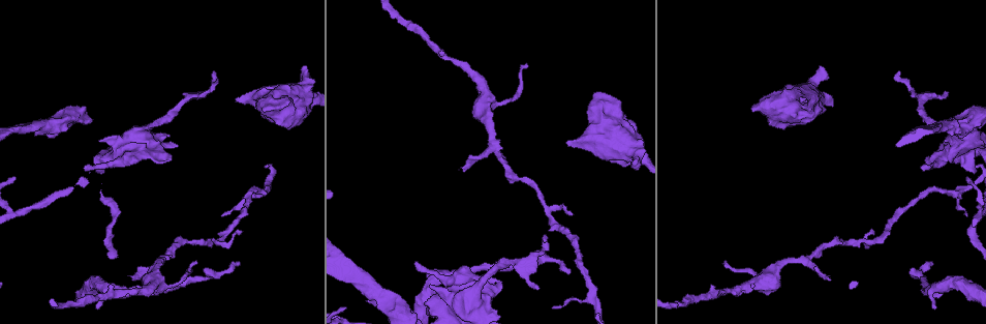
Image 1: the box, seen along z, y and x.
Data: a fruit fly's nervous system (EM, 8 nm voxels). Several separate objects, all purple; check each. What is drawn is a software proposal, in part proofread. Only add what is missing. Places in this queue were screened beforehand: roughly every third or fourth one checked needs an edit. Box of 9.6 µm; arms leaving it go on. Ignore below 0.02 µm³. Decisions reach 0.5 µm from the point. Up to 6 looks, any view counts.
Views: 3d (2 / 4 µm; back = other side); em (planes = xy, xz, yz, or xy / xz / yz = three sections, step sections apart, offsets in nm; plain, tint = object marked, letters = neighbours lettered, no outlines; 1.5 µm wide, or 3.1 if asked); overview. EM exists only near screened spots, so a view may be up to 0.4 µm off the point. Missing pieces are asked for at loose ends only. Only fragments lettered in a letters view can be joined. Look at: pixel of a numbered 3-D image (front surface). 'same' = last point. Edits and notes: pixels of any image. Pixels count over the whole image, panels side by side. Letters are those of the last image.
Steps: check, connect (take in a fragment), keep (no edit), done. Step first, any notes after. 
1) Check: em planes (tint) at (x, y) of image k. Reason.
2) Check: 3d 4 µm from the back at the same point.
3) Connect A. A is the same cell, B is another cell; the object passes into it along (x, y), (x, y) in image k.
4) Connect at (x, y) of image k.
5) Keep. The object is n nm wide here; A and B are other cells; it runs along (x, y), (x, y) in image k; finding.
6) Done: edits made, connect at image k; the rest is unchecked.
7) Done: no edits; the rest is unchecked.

Check: 3d 2 µm at (900, 73) of image 1. Free end.

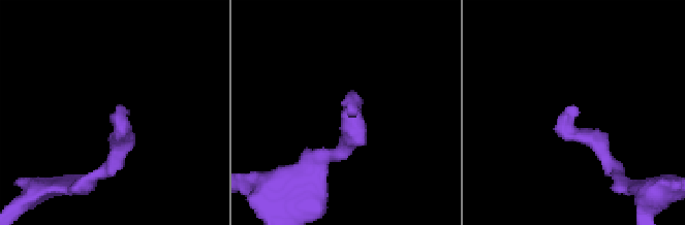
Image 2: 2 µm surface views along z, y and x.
Check: em planes (letters) at (576, 108) of image 2.

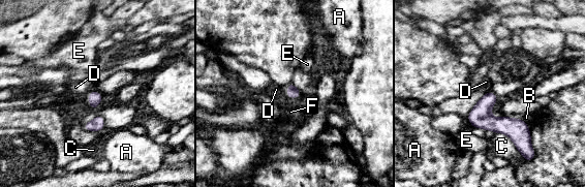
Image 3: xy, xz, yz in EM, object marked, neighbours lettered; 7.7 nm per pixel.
Keep. The object is 100 nm wide here; the longest contact is with C, 240 nm; A, B, C, D, E and F are other cells; none of them fits.

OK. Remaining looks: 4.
Check: em xy step 8 (tint) at (85, 169) of image 1. Tapers out.

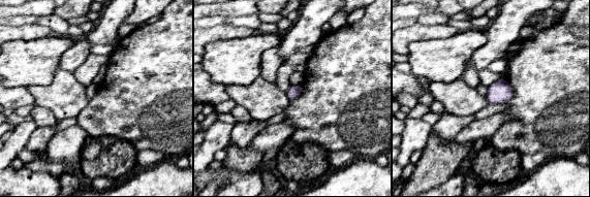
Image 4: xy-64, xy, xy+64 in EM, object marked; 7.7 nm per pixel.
Check: em planes (letters) at the same point. Cut it another way.

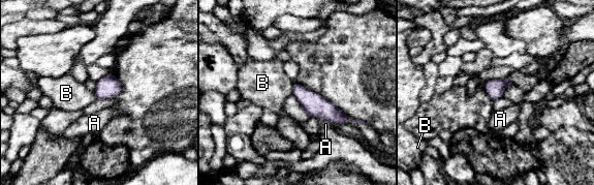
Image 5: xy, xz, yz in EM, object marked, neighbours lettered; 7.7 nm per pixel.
Keep. A and B are other cells; a border runs along (294, 82), (291, 94) in image 5; none of them fits.

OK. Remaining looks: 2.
Check: em planes (plain) at (570, 272) of image 1. Branch stops here.

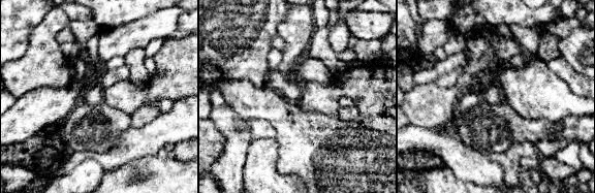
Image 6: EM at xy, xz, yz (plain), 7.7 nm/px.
Check: em planes (letters) at the same point.

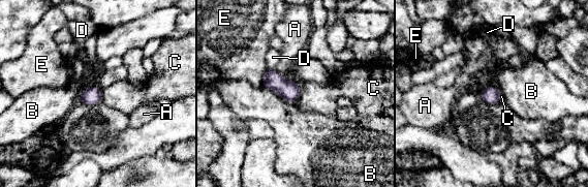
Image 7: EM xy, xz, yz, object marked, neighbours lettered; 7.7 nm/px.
Keep. A, B, C, D and E are other cells; a border runs along (300, 84), (300, 94), (294, 102) in image 7; none of them fits.

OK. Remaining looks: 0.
Done: no edits; the rest is unchecked.

